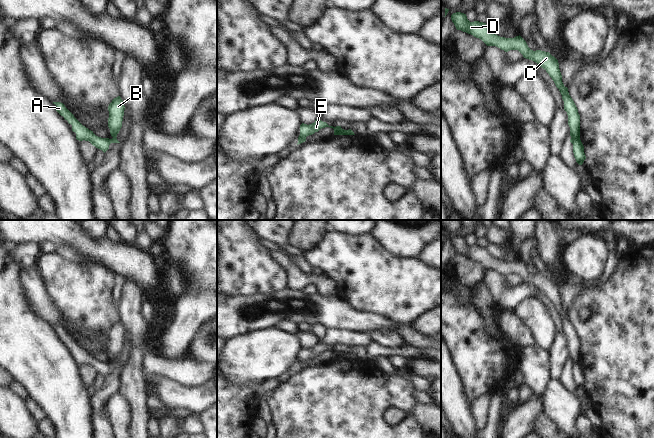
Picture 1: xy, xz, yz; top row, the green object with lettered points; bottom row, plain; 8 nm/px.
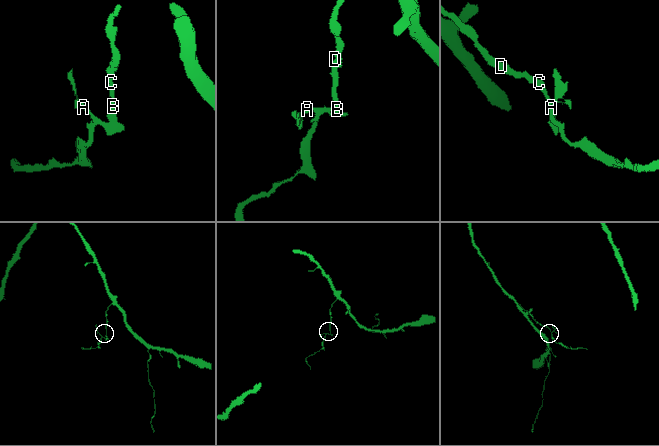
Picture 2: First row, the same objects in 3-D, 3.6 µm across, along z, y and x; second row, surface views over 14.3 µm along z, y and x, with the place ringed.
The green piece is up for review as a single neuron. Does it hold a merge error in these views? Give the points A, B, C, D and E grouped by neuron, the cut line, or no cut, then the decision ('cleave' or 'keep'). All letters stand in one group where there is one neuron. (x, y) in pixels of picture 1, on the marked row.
A E / B C D; cut in yz along (571, 137), (579, 140); cleave

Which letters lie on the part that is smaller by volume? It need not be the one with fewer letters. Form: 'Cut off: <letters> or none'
Cut off: A, E

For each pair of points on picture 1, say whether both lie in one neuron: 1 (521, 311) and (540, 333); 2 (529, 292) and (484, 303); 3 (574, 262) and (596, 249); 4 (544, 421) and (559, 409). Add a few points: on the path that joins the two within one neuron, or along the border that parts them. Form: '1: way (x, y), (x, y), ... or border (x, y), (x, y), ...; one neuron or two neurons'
1: way (526, 316), (538, 328); one neuron
2: border (482, 281), (490, 292), (495, 305); two neurons
3: way (579, 260), (591, 251); one neuron
4: border (543, 412), (558, 427); two neurons

